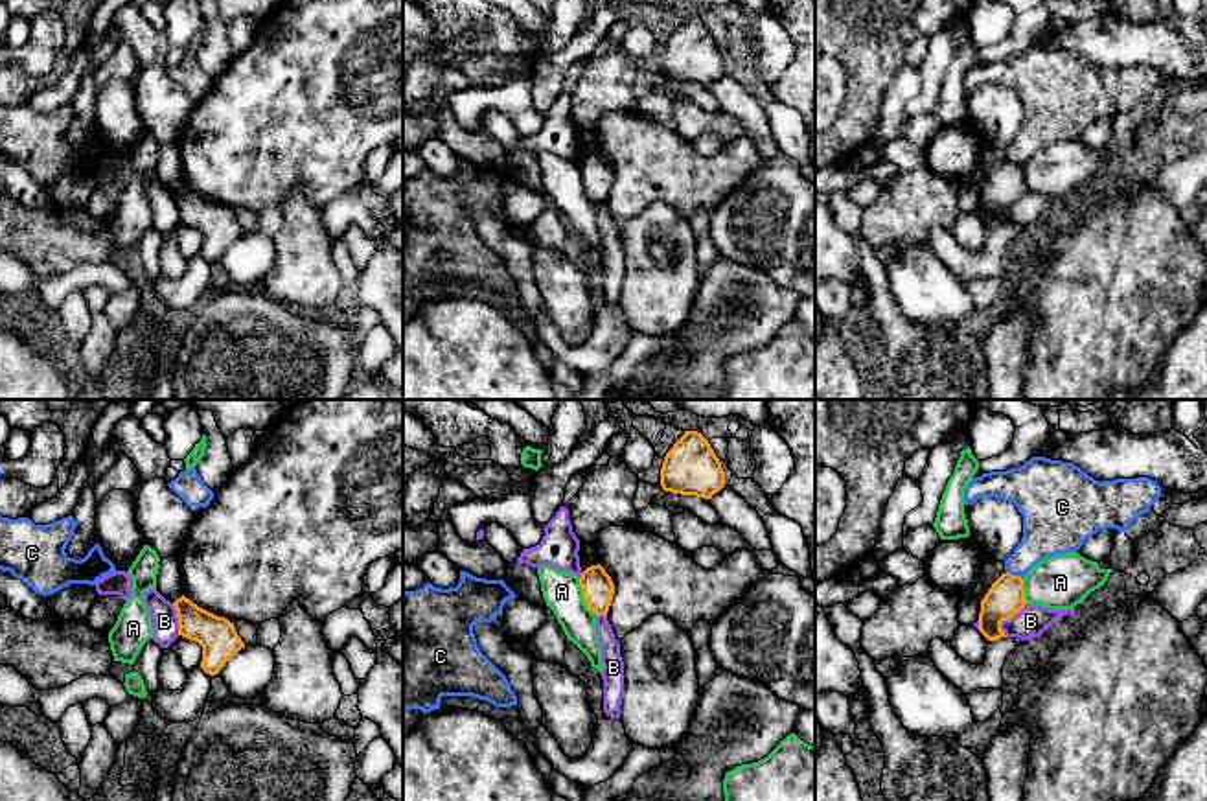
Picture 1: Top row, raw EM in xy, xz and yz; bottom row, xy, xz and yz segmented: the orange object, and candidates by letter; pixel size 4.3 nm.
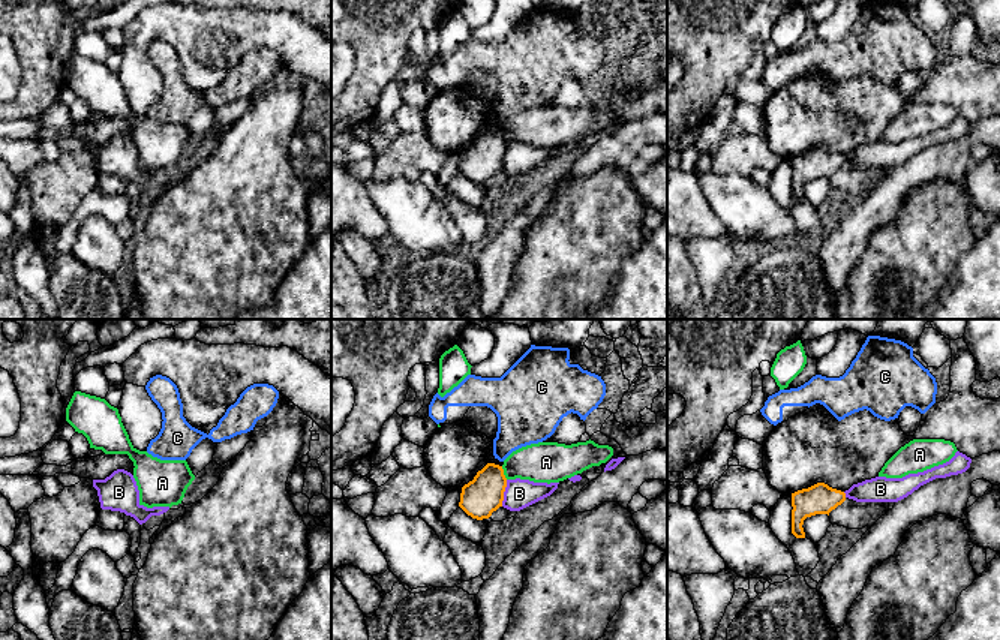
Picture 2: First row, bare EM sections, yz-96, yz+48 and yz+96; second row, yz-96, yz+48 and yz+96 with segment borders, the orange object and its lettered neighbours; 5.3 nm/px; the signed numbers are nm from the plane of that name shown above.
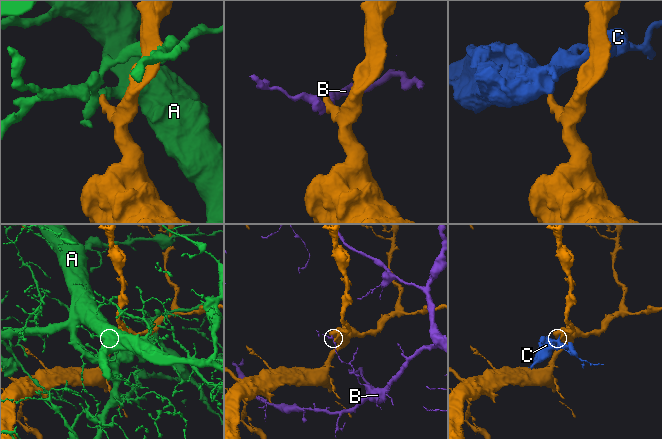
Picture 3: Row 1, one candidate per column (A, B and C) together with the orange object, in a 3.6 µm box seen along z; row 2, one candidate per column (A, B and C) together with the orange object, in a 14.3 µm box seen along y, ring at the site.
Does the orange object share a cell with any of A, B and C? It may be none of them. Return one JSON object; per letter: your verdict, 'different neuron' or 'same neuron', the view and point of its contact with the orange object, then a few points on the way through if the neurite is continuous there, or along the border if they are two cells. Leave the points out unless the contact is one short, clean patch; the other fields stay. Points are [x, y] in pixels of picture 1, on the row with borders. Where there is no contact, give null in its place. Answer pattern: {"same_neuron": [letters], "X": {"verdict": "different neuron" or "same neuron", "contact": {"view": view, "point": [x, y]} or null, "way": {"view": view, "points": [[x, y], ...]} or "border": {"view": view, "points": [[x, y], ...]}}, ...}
{"same_neuron": [], "A": {"verdict": "different neuron", "contact": {"view": "xz", "point": [584, 597]}}, "B": {"verdict": "different neuron", "contact": {"view": "yz", "point": [1007, 619]}}, "C": {"verdict": "different neuron", "contact": {"view": "yz", "point": [1012, 575]}, "border": {"view": "yz", "points": [[1007, 571], [1022, 579]]}}}

